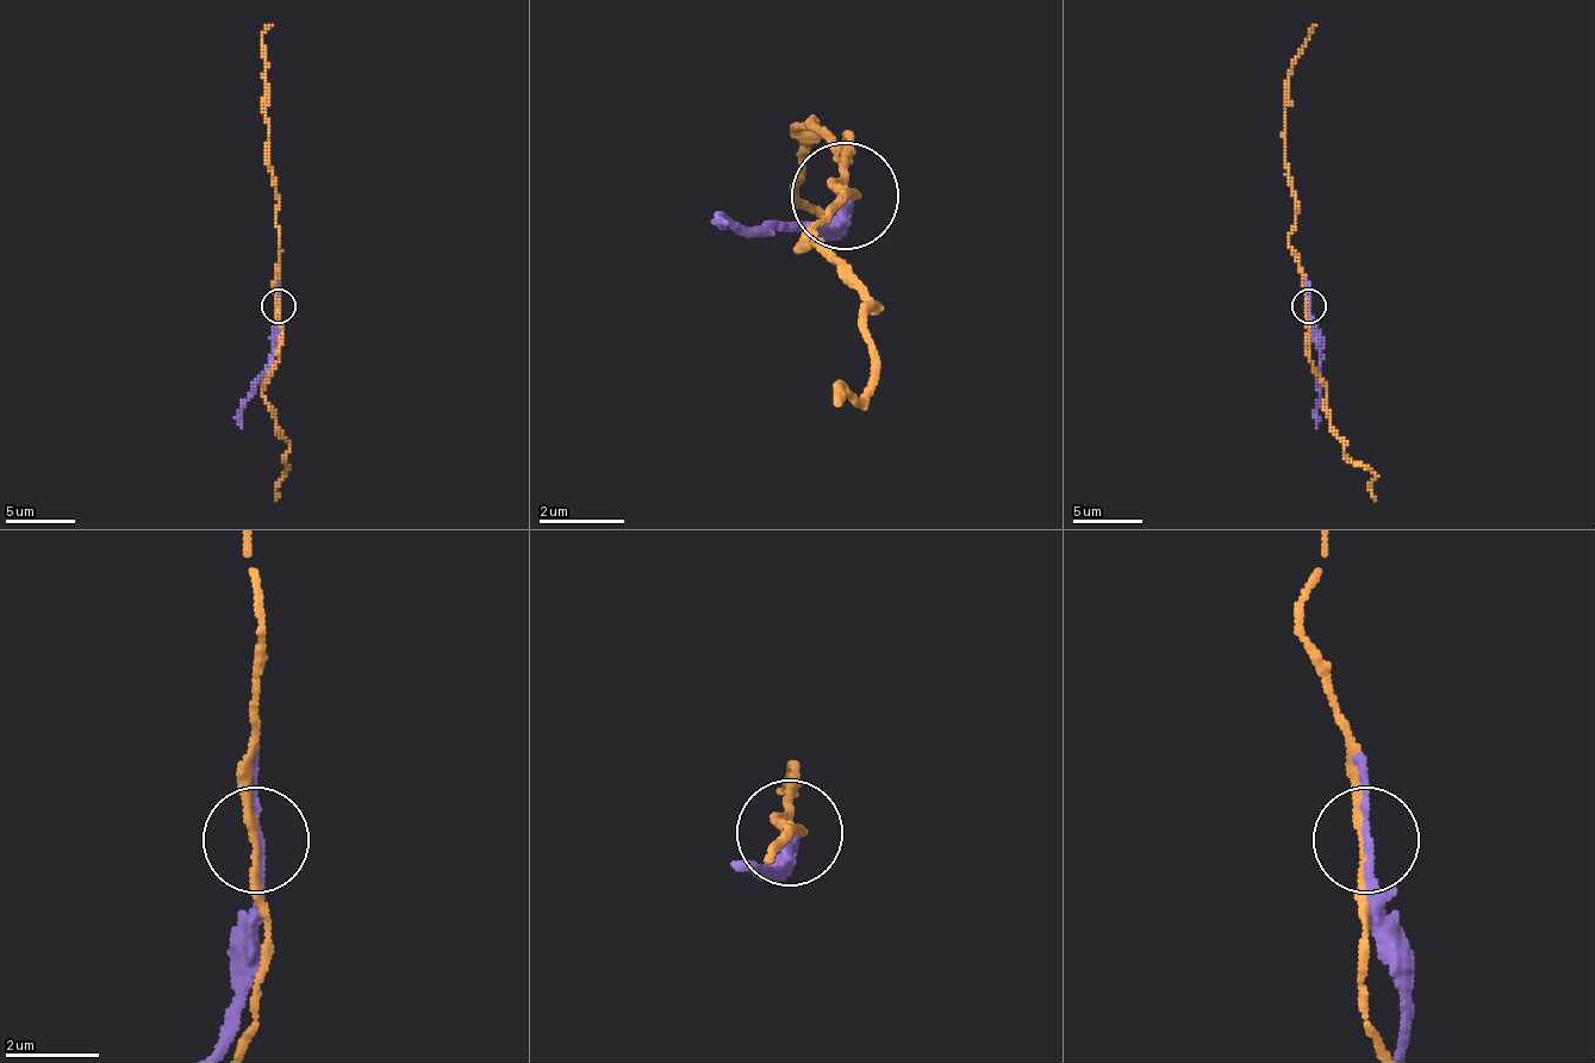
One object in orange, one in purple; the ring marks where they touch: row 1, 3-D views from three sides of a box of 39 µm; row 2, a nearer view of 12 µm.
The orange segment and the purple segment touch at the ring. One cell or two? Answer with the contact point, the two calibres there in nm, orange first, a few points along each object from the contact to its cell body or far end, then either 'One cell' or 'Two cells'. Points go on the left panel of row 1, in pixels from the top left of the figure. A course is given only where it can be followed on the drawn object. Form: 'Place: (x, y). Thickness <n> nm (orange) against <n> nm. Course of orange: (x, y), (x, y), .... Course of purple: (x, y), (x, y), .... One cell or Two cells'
Place: (279, 305). Thickness 150 nm (orange) against 120 nm. Course of orange: (279, 306), (275, 223), (279, 196), (269, 165), (262, 36), (273, 25). Course of purple: (279, 306), (273, 365), (244, 403), (241, 428). Two cells

